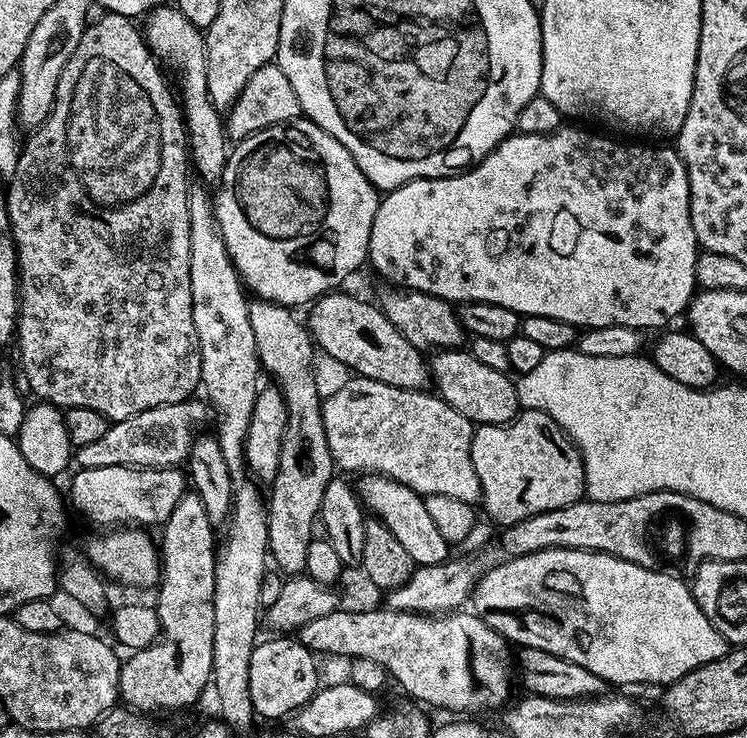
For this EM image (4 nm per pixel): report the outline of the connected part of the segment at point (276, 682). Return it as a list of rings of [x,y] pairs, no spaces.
[[[296,638],[261,639],[250,658],[250,702],[257,717],[280,720],[291,717],[321,687],[320,672],[316,669],[317,657]]]

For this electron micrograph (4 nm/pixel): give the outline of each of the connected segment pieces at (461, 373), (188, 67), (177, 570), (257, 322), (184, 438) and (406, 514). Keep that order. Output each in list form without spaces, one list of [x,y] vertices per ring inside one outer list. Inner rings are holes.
[[[439,349],[429,361],[429,371],[440,398],[454,406],[475,425],[508,424],[520,412],[515,381],[505,372],[491,369],[465,349]]]
[[[161,6],[147,13],[142,24],[142,35],[149,52],[161,65],[176,67],[184,72],[180,76],[180,92],[182,97],[182,115],[186,125],[186,143],[190,149],[190,160],[200,171],[205,185],[212,186],[219,181],[228,161],[230,140],[226,135],[226,124],[222,119],[221,109],[215,108],[208,99],[206,86],[206,70],[208,69],[208,51],[204,48],[205,33],[186,18],[175,6]],[[184,95],[184,100],[183,96]]]
[[[185,491],[183,498],[178,502],[178,506],[174,506],[174,510],[170,514],[170,518],[166,518],[166,522],[162,525],[164,537],[158,540],[158,551],[162,559],[162,567],[160,570],[160,579],[158,581],[158,589],[160,593],[154,599],[154,607],[158,618],[160,619],[160,634],[156,637],[156,641],[149,648],[137,648],[131,653],[129,660],[125,659],[120,666],[120,695],[119,699],[123,701],[127,707],[145,714],[160,714],[156,712],[176,712],[179,708],[188,708],[200,695],[204,692],[204,687],[209,687],[212,678],[212,659],[214,658],[214,578],[216,577],[216,550],[218,547],[217,529],[210,522],[210,518],[206,514],[206,506],[202,506],[202,498],[198,498],[198,494],[194,491]]]
[[[253,299],[248,306],[250,326],[254,326],[254,342],[256,354],[265,373],[268,372],[278,381],[284,393],[288,421],[286,434],[282,434],[282,454],[278,458],[276,477],[270,482],[271,492],[266,498],[268,510],[268,550],[275,567],[284,574],[300,574],[306,569],[306,550],[310,550],[310,542],[314,539],[312,527],[317,527],[322,494],[326,494],[326,486],[334,478],[334,465],[330,446],[326,442],[326,426],[322,422],[322,392],[316,389],[316,376],[312,373],[312,352],[314,341],[305,325],[295,316],[291,307],[283,304],[271,304],[268,300]]]
[[[189,398],[182,402],[174,402],[166,406],[154,406],[150,410],[142,410],[142,414],[134,414],[125,420],[109,423],[106,434],[98,438],[98,442],[89,442],[87,446],[76,448],[74,460],[80,468],[97,468],[98,466],[130,466],[131,468],[175,468],[187,461],[192,450],[194,433],[208,420],[210,408],[203,399]]]
[[[364,474],[357,480],[360,481],[355,481],[354,487],[361,505],[396,535],[398,542],[402,542],[402,547],[406,549],[406,554],[410,554],[413,565],[442,564],[449,559],[449,542],[442,538],[438,526],[434,526],[430,513],[426,511],[424,497],[419,492],[410,490],[410,486],[381,474]]]

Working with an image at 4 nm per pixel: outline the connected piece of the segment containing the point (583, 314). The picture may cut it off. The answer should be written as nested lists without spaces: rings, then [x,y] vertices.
[[[561,126],[555,132],[551,132],[548,136],[542,134],[513,134],[504,139],[499,146],[492,149],[481,159],[480,163],[462,172],[455,173],[451,176],[439,176],[433,180],[411,180],[401,186],[401,188],[391,189],[381,199],[376,217],[374,218],[374,226],[370,234],[370,246],[368,247],[368,260],[373,264],[382,275],[385,281],[391,282],[393,285],[402,288],[411,288],[414,292],[425,292],[431,296],[441,296],[443,300],[459,302],[460,304],[469,304],[470,302],[486,302],[494,306],[506,306],[510,310],[520,313],[521,317],[525,316],[545,316],[546,318],[558,318],[562,322],[570,322],[575,324],[577,329],[597,328],[598,326],[630,326],[641,330],[649,330],[648,328],[663,329],[671,322],[675,316],[683,317],[689,302],[692,301],[694,293],[697,291],[698,285],[696,275],[694,274],[694,266],[698,255],[698,245],[696,243],[696,235],[694,234],[694,226],[690,218],[690,188],[688,186],[688,171],[682,162],[680,153],[675,147],[668,148],[643,148],[640,144],[615,144],[608,136],[599,136],[596,132],[587,132],[584,128],[567,128]]]

